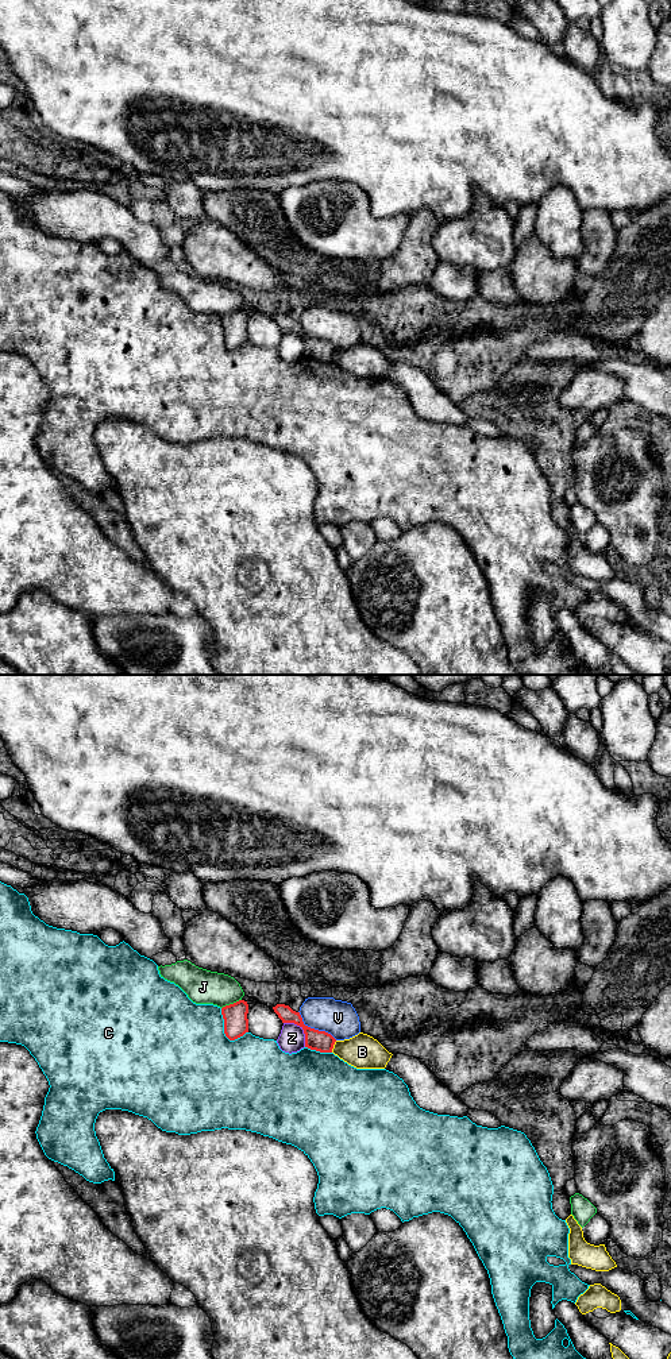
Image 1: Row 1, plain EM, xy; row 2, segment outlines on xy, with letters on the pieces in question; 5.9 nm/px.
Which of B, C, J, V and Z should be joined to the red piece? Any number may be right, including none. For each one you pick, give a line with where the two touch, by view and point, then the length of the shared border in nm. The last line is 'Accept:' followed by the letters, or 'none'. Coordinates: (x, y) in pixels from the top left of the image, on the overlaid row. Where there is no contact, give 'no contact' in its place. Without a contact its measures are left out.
Accept: none

